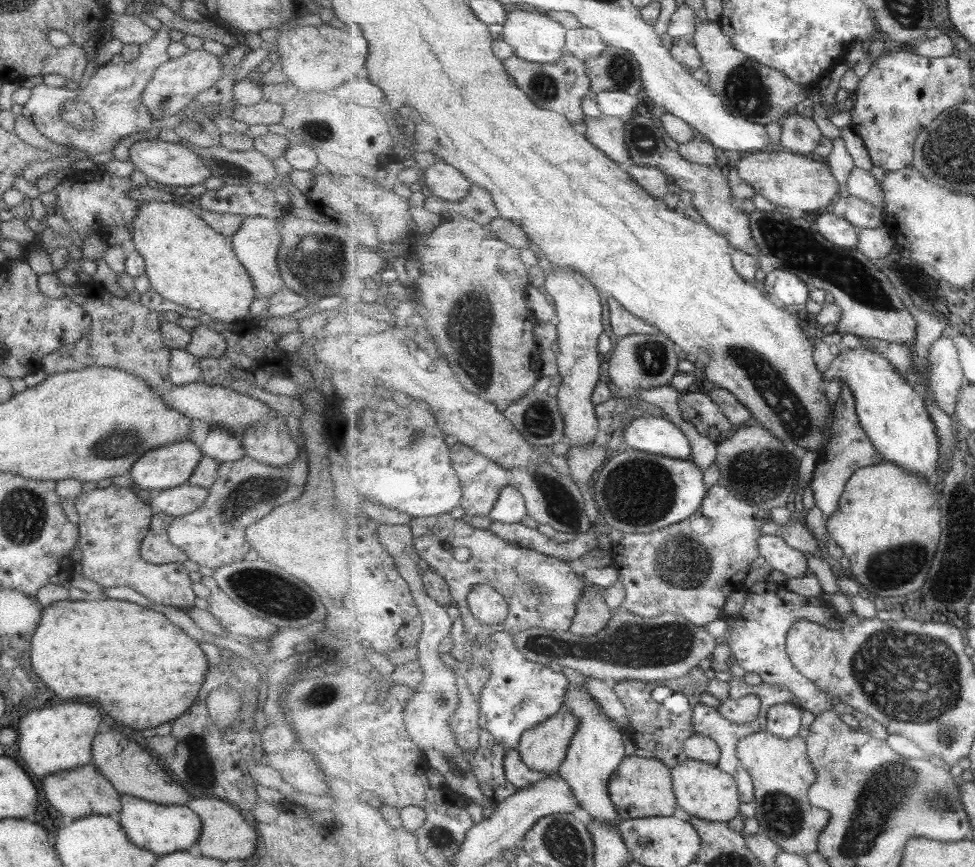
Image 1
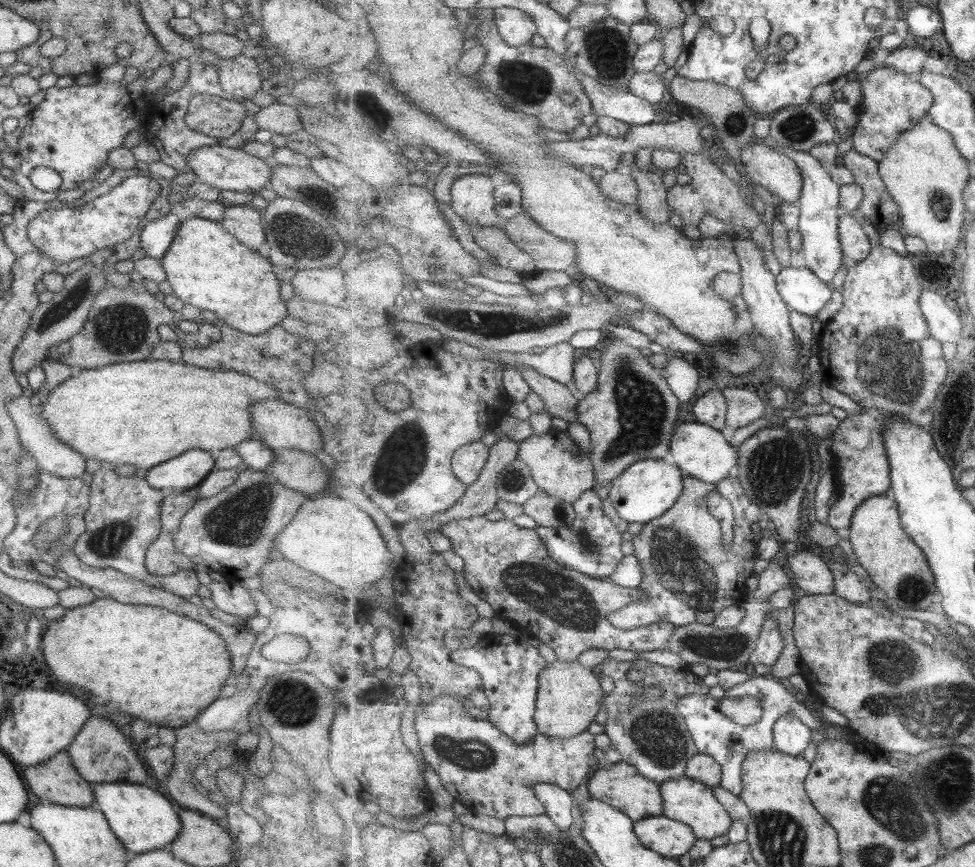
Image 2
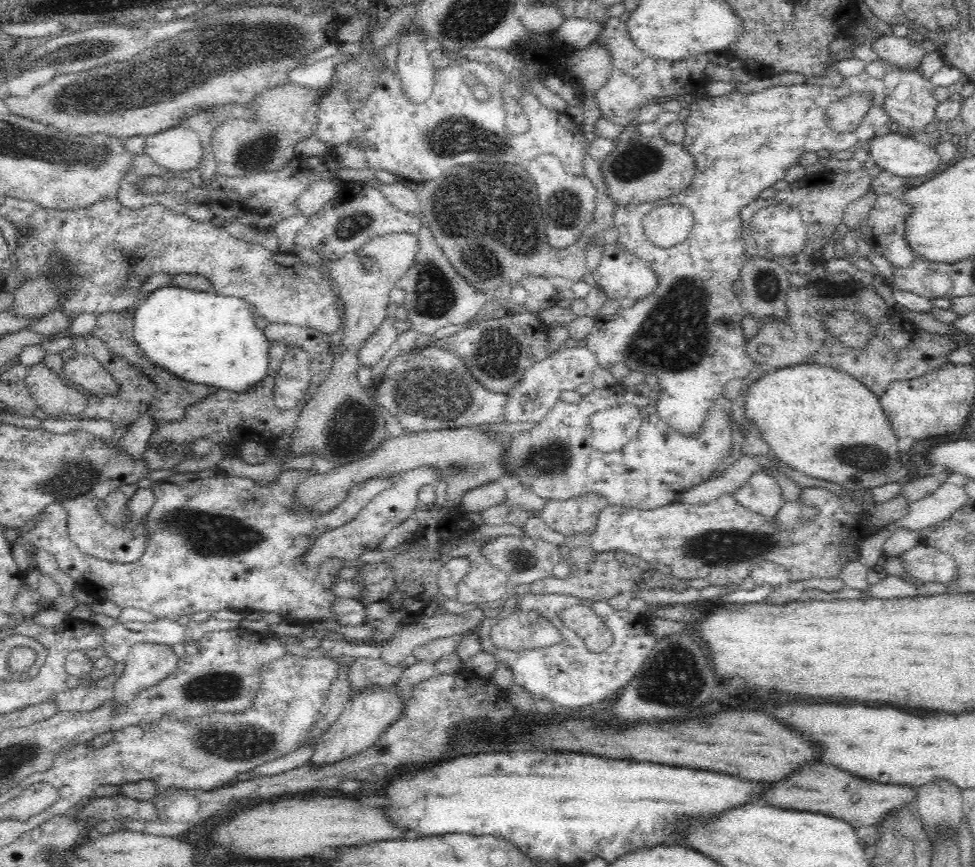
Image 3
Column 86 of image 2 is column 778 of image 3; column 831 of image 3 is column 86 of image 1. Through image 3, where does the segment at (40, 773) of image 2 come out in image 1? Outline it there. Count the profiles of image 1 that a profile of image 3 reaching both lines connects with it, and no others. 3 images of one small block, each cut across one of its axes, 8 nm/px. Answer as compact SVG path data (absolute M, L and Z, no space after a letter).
M85 764L67 772L53 772L41 780L41 788L45 800L63 816L63 822L73 822L81 816L89 814L111 814L119 812L119 794L111 788L111 784L95 770L93 764Z

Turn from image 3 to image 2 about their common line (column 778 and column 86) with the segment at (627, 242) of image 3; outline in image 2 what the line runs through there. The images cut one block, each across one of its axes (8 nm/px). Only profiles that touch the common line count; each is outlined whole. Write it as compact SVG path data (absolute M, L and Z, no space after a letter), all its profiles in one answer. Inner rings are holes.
M139 76L127 84L98 80L85 86L59 88L53 85L43 89L45 98L27 116L27 124L21 128L18 138L16 153L21 162L19 169L13 170L11 178L23 193L23 198L19 198L17 203L52 201L59 192L75 189L82 182L91 180L105 166L107 153L122 147L127 134L136 131L145 118L149 101L143 87L145 80ZM39 166L51 168L61 177L62 182L54 191L43 192L31 186L29 173Z

